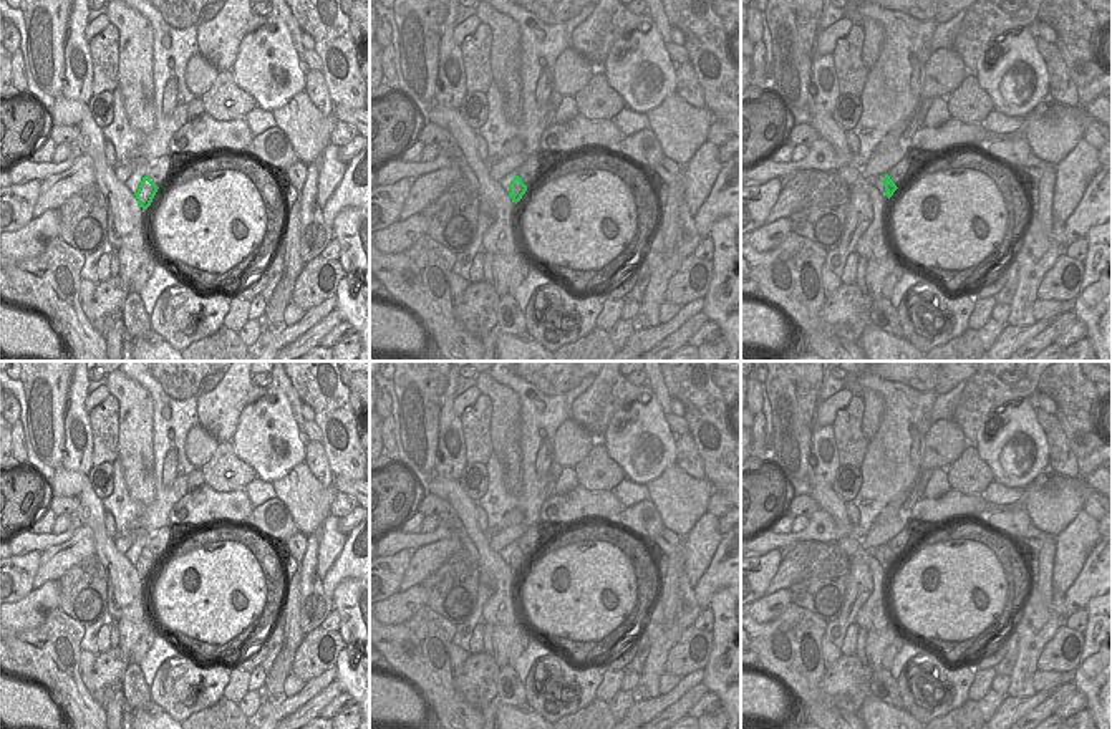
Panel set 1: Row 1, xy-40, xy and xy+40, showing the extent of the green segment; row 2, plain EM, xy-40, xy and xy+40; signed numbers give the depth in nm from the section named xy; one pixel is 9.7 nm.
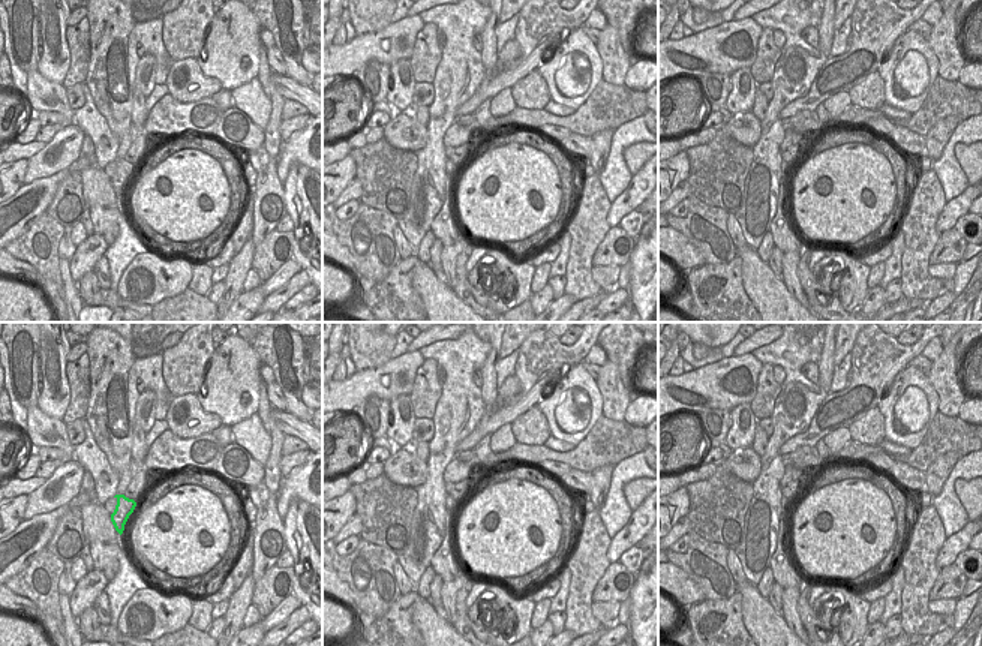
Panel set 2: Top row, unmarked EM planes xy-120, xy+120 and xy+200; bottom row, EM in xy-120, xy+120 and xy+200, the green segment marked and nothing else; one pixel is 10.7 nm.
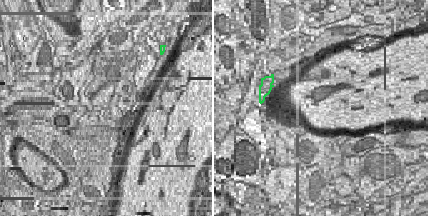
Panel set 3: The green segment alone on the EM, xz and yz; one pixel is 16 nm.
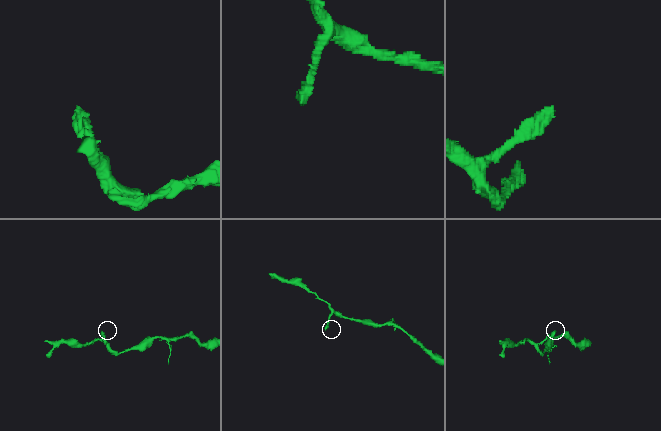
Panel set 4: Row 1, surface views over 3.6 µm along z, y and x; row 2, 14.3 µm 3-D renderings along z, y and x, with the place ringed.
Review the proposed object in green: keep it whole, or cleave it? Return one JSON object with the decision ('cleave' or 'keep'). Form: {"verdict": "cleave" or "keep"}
{"verdict": "cleave"}

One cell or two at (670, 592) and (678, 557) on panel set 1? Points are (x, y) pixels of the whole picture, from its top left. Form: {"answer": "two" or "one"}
{"answer": "one"}

